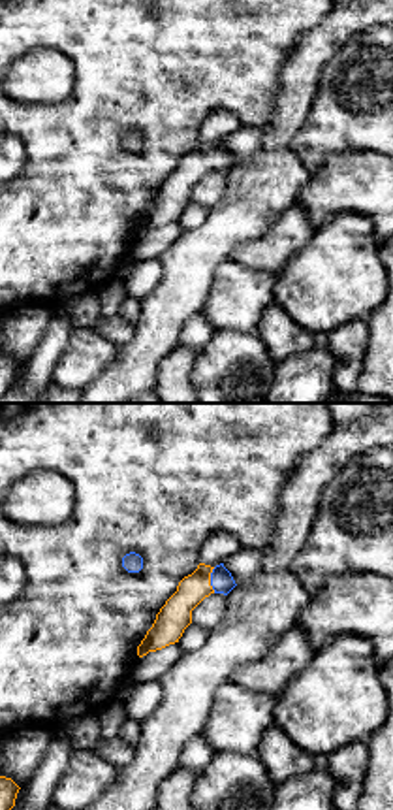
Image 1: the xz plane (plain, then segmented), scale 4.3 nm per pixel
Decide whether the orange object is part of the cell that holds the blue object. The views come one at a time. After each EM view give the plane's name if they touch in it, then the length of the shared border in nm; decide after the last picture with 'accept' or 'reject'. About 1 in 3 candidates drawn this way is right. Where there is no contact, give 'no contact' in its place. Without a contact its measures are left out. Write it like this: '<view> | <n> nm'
xz | 110 nm

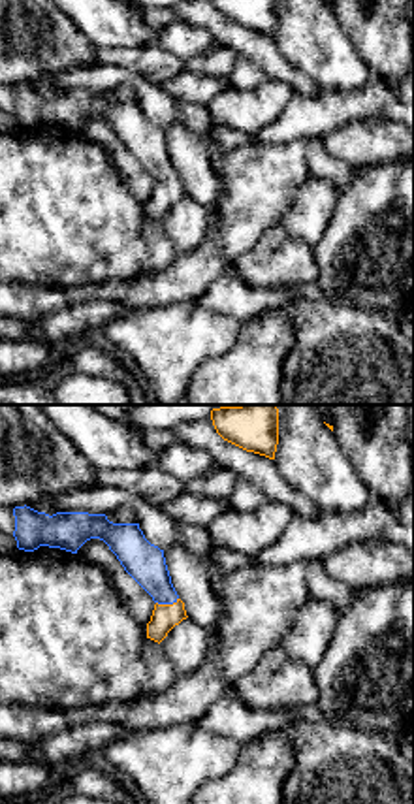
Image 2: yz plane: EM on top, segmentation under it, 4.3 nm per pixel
yz | 100 nm

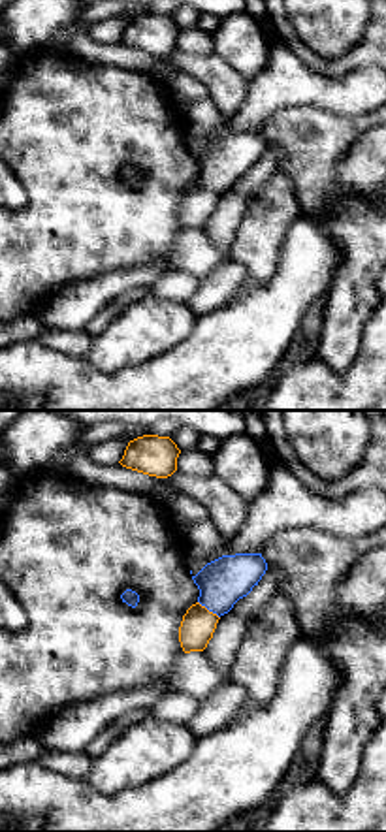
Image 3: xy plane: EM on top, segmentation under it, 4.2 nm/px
xy | 120 nm

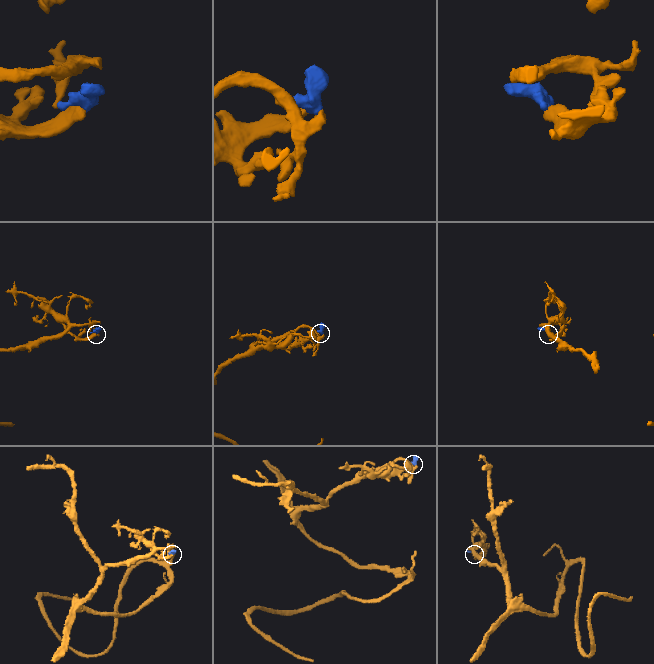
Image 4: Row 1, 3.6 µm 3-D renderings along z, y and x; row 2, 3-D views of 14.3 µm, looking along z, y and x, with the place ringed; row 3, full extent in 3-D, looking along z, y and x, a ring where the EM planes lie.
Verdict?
accept

